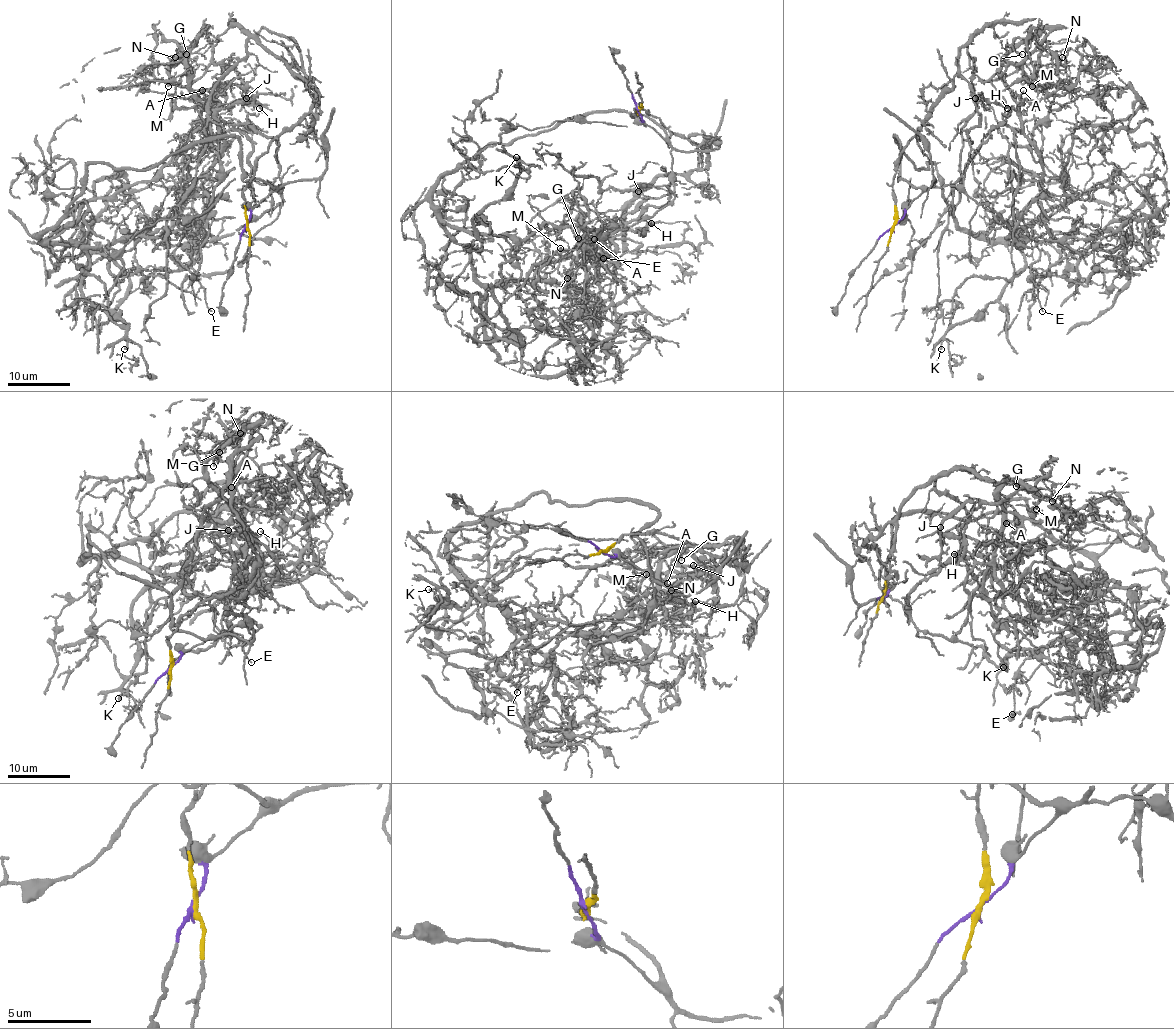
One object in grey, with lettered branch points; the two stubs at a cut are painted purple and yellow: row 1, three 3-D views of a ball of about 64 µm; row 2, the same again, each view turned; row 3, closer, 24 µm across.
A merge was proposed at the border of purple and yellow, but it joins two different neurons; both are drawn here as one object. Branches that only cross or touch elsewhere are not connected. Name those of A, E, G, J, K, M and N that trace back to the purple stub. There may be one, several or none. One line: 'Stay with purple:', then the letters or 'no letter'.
Stay with purple: E, K

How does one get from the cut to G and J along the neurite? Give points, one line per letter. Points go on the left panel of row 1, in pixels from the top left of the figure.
G: (246, 226), (243, 190), (254, 163), (305, 114), (314, 91), (239, 26), (187, 55)
J: (246, 226), (254, 163), (314, 91), (231, 26), (187, 58), (190, 86), (212, 108), (246, 97)

